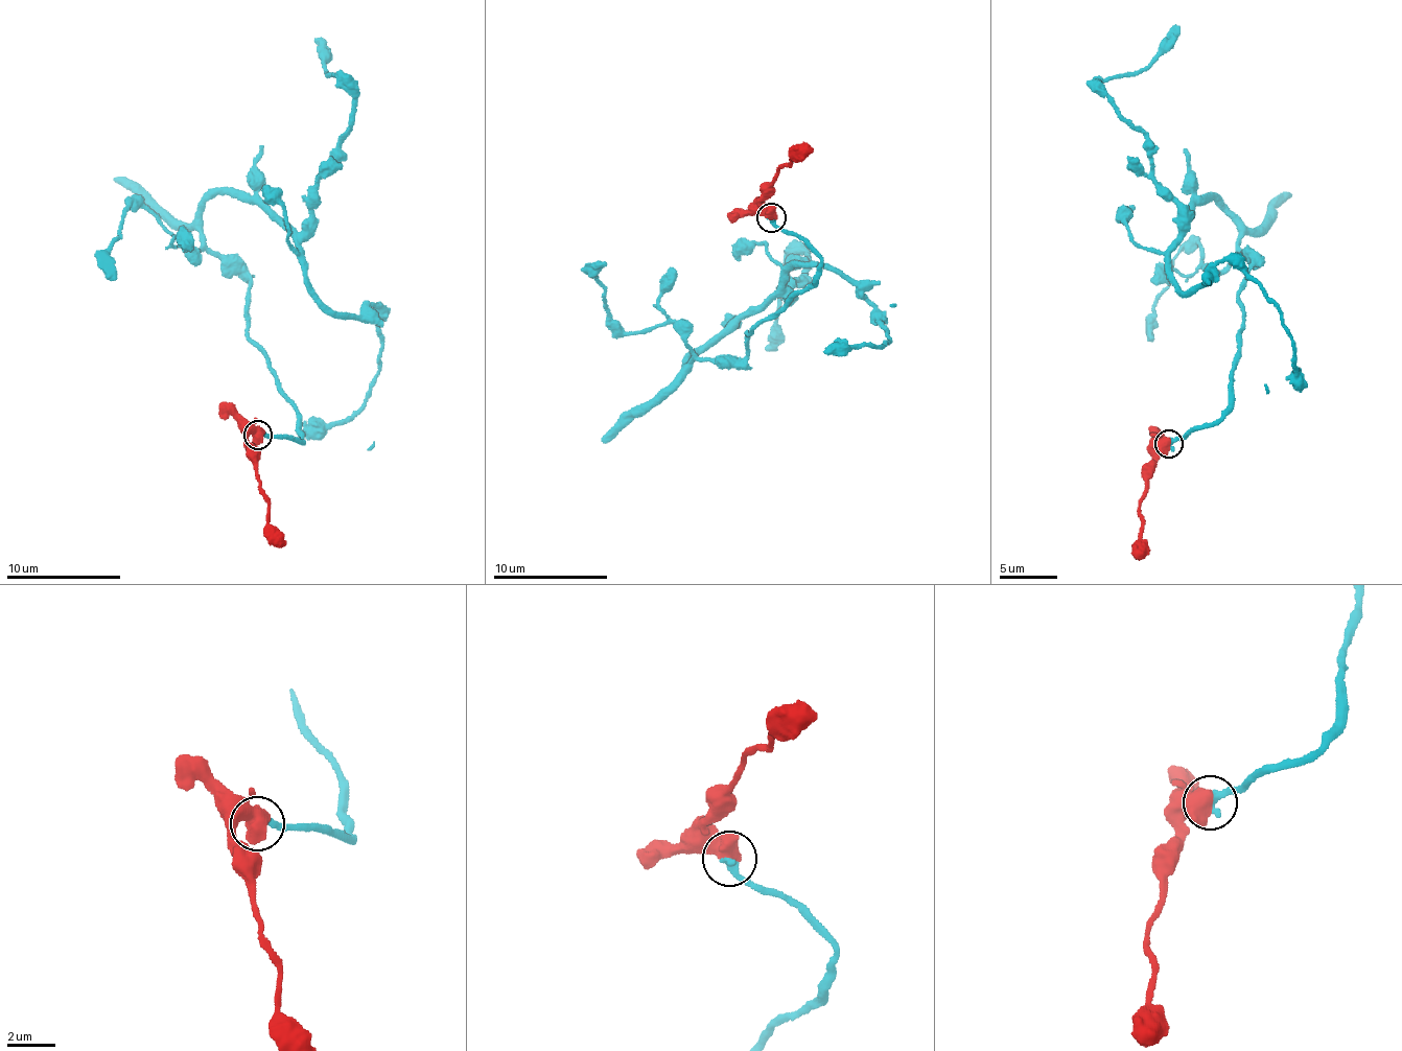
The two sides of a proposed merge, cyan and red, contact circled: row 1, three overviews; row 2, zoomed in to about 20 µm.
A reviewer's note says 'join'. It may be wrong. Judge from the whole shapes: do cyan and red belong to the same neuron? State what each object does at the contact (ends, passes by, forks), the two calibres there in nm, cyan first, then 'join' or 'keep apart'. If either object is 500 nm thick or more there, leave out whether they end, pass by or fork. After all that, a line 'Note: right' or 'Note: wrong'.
360 nm thick on the cyan side, 800 nm on the other; join
Note: right

